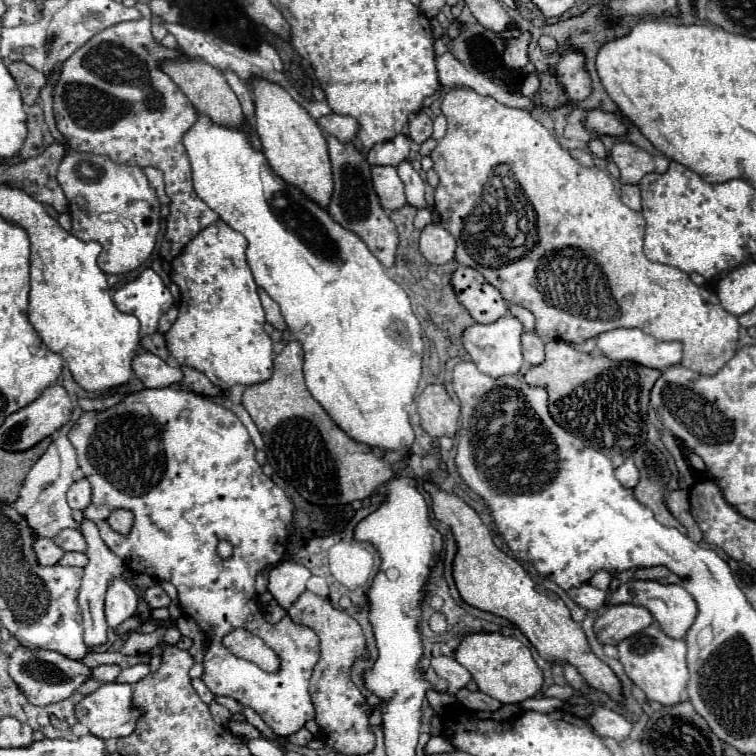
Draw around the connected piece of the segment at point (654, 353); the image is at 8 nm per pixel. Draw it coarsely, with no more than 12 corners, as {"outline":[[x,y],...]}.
{"outline":[[639,328],[599,334],[611,360],[665,370],[681,362],[681,342],[661,342]]}

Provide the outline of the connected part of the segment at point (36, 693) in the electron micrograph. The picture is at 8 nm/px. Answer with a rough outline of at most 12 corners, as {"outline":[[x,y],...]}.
{"outline":[[15,648],[11,680],[35,706],[69,698],[89,678],[83,662]]}

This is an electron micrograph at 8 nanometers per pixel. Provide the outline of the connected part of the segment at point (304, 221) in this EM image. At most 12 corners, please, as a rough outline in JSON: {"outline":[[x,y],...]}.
{"outline":[[199,116],[197,196],[241,232],[311,396],[409,460],[423,360],[361,238]]}

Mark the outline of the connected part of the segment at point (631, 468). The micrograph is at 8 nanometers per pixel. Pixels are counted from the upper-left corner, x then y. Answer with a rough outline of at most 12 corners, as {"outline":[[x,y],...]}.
{"outline":[[627,460],[615,470],[617,480],[627,488],[637,484],[637,468]]}

